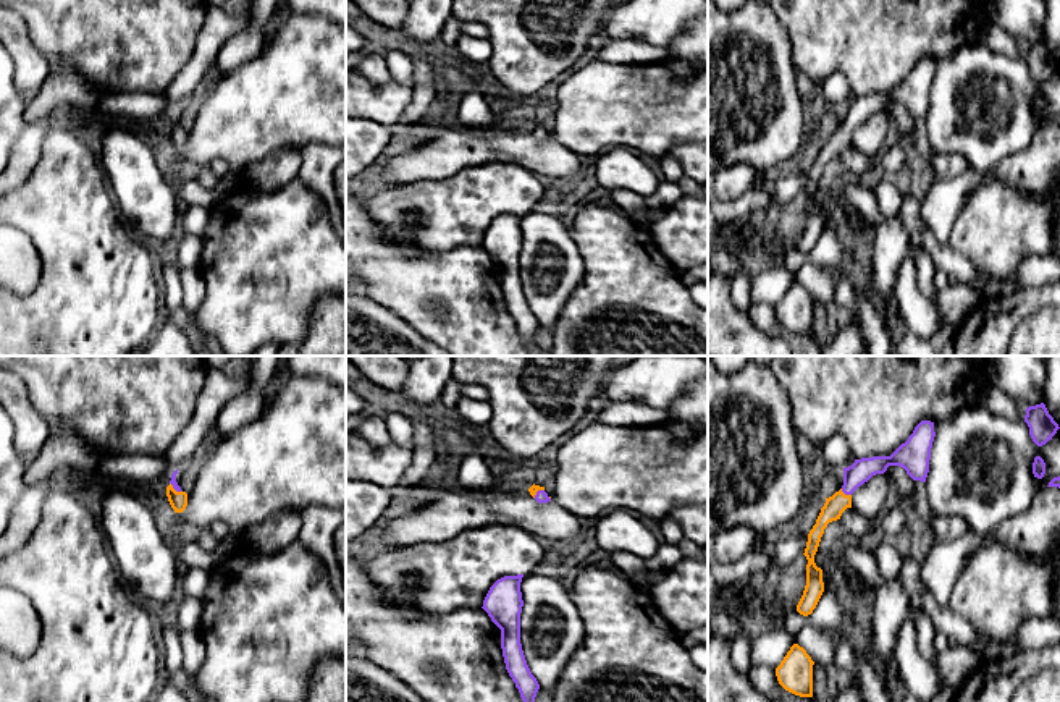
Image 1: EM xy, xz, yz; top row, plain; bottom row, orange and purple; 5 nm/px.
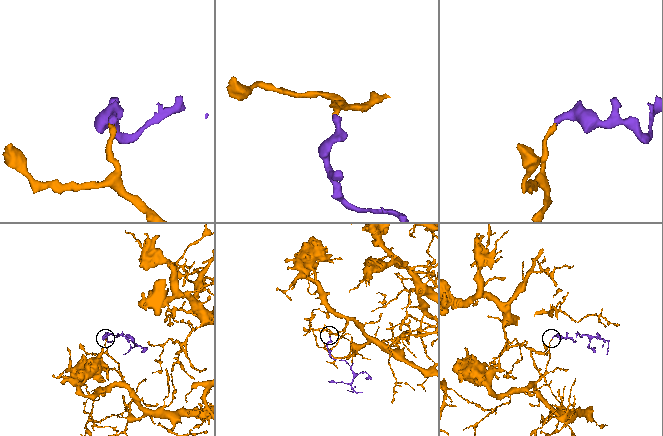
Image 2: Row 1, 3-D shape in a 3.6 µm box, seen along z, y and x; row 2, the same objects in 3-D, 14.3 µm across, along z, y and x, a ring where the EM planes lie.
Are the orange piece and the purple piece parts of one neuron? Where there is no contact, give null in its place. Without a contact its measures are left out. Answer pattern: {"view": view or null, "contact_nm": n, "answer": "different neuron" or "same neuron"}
{"view": "yz", "contact_nm": 70, "answer": "same neuron"}

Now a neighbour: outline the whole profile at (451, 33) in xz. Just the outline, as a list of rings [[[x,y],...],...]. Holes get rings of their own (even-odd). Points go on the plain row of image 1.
[[[449,16],[448,21],[443,26],[440,45],[441,50],[454,50],[457,45],[457,40],[462,37],[462,21],[456,16]]]

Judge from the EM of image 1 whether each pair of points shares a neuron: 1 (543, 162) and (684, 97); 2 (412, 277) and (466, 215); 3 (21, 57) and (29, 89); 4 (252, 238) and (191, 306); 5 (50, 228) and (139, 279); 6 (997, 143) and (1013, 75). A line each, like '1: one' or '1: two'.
1: two
2: two
3: one
4: two
5: one
6: one

